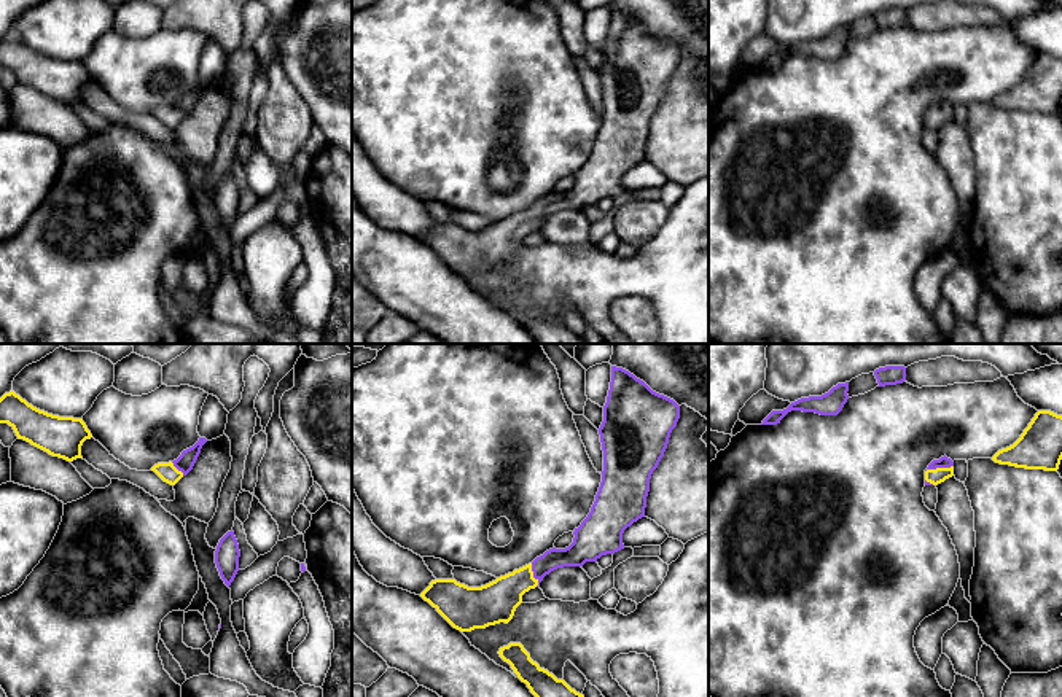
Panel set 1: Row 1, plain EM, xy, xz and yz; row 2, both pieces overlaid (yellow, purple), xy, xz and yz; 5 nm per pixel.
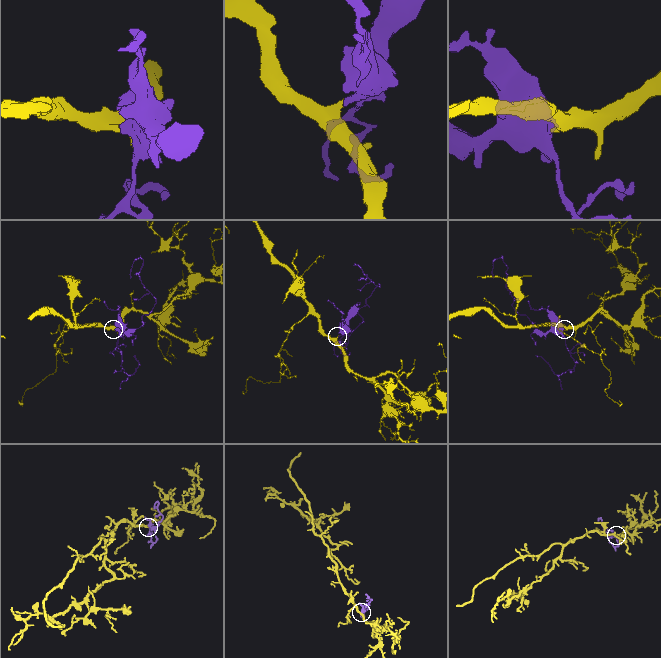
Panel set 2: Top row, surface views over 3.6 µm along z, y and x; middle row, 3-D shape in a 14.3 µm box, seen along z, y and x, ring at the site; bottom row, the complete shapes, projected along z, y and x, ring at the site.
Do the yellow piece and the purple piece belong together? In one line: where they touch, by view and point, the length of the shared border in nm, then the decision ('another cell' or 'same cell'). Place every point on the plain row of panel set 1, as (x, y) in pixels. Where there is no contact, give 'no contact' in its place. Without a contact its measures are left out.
yz (938, 112) | 150 nm | same cell

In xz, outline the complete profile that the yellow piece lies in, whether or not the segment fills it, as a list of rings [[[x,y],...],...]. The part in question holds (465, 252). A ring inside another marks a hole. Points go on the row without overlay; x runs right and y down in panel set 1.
[[[611,10],[603,65],[599,72],[603,94],[602,126],[591,156],[573,175],[573,186],[565,193],[552,191],[532,207],[481,231],[468,231],[455,223],[435,223],[420,240],[460,275],[486,272],[500,266],[508,267],[522,247],[522,239],[538,231],[551,215],[564,210],[583,210],[586,205],[597,205],[602,199],[624,193],[623,177],[634,165],[645,161],[651,118],[664,100],[678,62],[680,49],[674,43],[653,35],[629,14]]]

